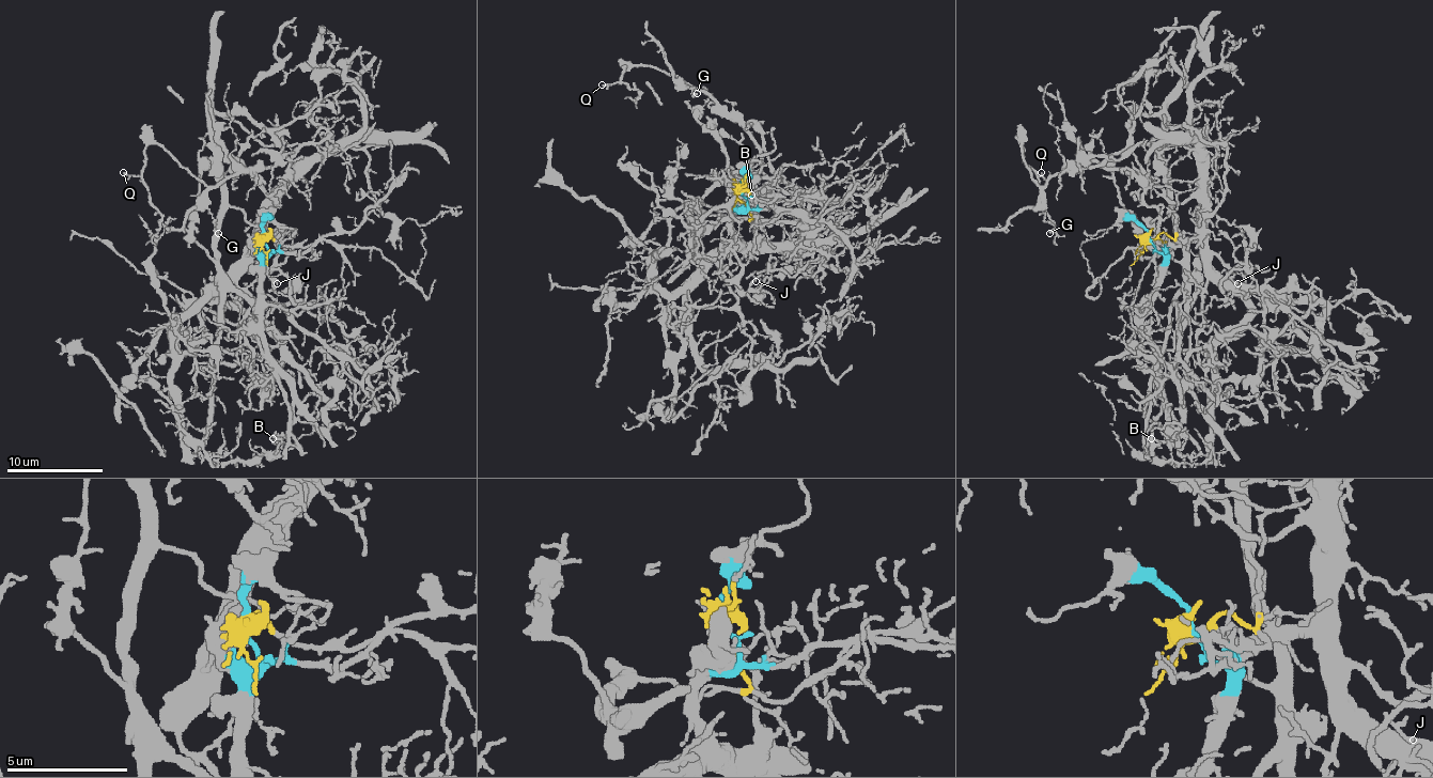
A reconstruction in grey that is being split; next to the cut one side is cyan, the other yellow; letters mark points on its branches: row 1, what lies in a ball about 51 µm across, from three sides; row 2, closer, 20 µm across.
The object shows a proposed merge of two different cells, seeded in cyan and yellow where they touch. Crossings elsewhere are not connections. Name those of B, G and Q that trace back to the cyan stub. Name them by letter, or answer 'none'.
B

